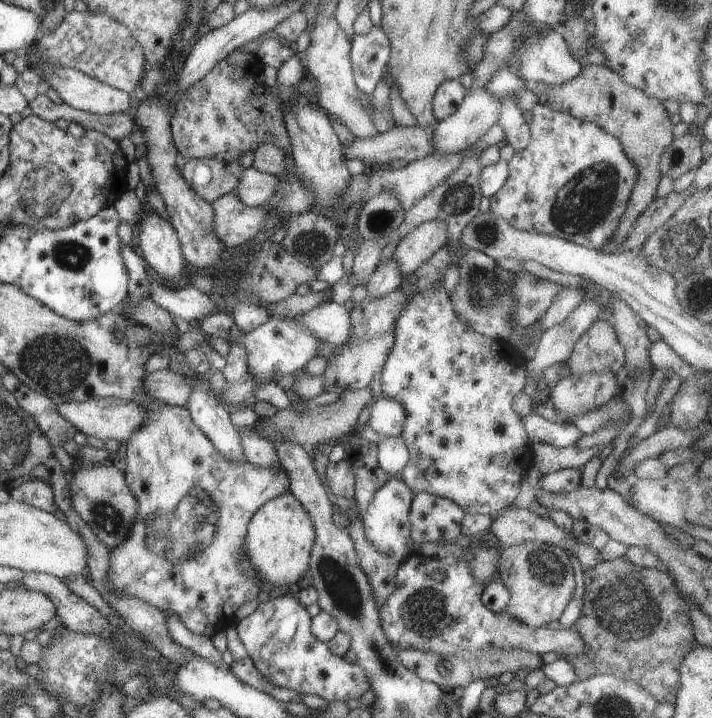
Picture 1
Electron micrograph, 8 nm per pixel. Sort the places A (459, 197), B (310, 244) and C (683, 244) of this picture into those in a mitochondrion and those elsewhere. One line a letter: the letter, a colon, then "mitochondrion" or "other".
A: mitochondrion
B: mitochondrion
C: mitochondrion

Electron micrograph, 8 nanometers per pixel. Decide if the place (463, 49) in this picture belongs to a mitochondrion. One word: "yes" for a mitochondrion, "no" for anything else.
no

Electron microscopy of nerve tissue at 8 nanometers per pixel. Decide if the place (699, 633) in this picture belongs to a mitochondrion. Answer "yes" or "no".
no

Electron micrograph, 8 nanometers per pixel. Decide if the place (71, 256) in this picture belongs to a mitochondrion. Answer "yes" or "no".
yes

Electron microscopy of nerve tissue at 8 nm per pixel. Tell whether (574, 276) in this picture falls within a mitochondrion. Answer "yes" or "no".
no

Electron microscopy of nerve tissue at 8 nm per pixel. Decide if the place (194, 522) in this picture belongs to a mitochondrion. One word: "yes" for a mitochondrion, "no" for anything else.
yes

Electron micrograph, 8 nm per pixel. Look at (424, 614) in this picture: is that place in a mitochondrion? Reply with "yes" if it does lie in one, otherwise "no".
yes

